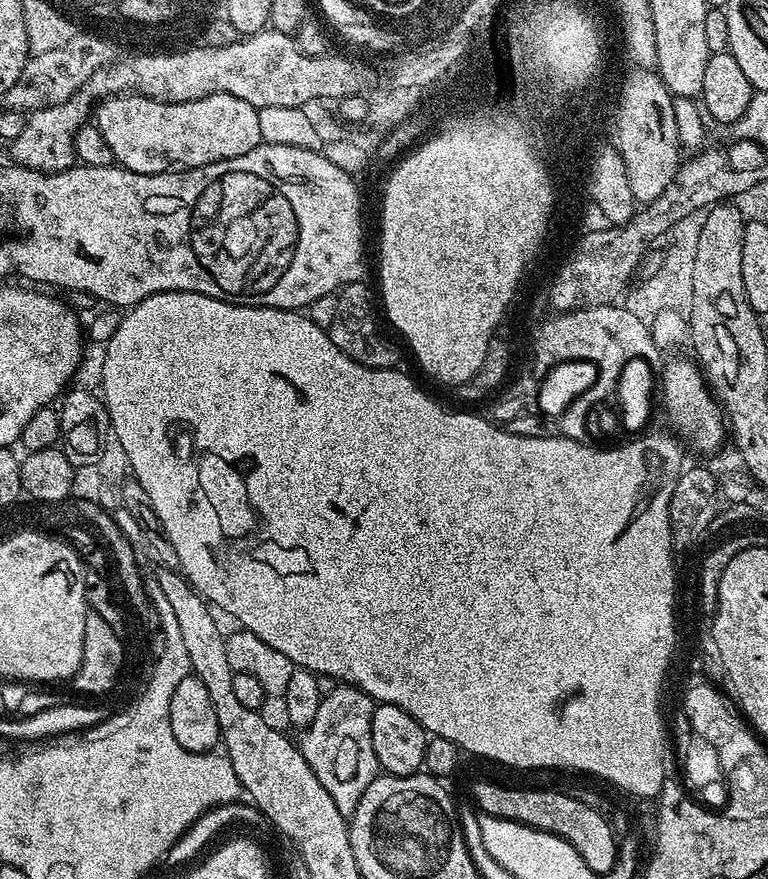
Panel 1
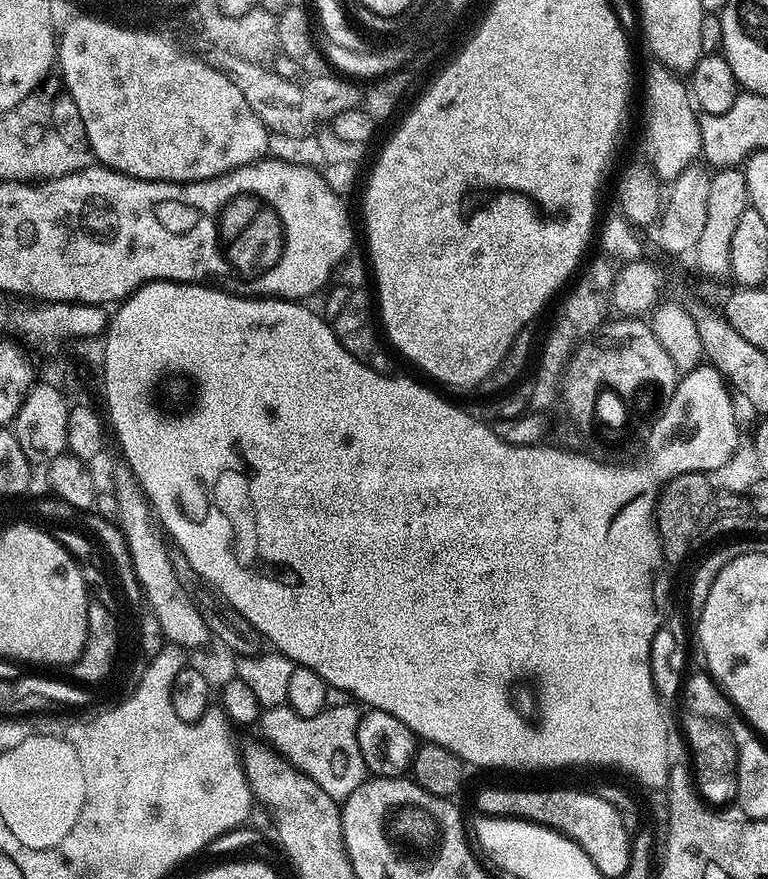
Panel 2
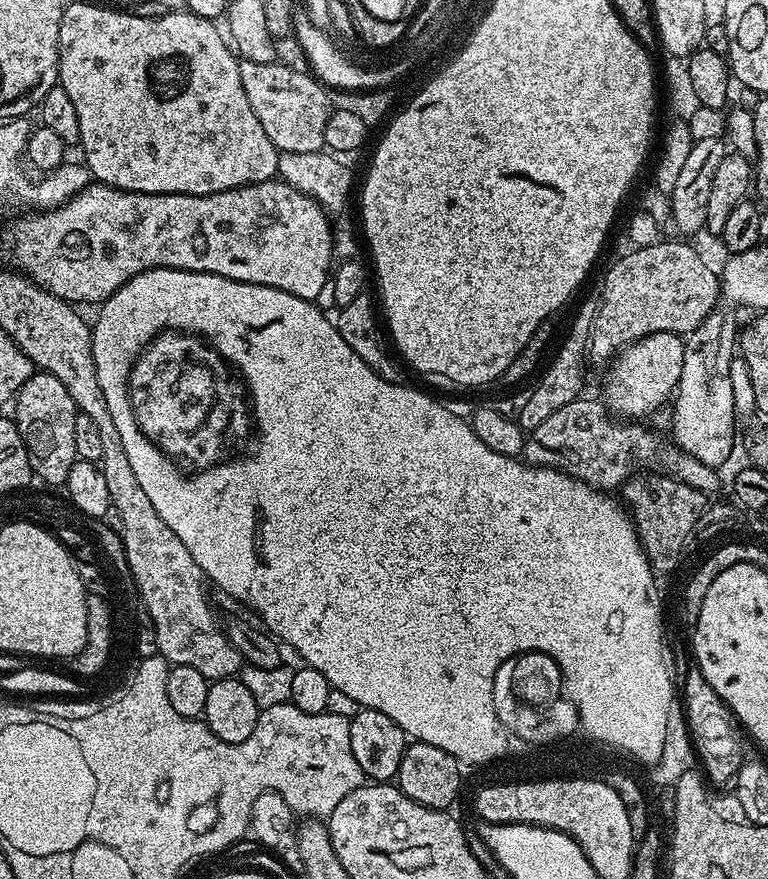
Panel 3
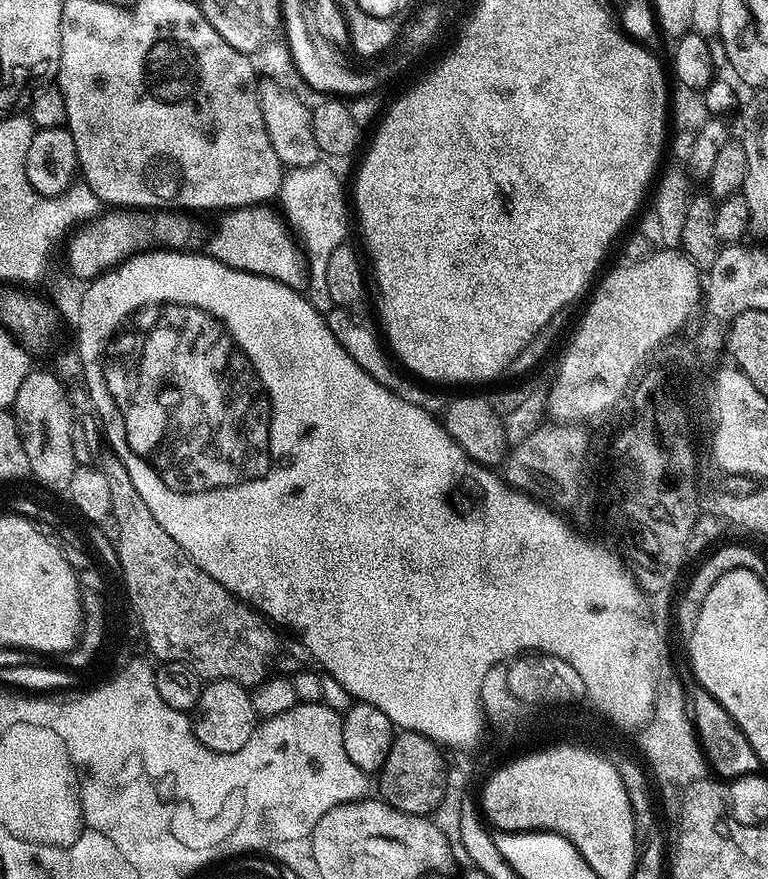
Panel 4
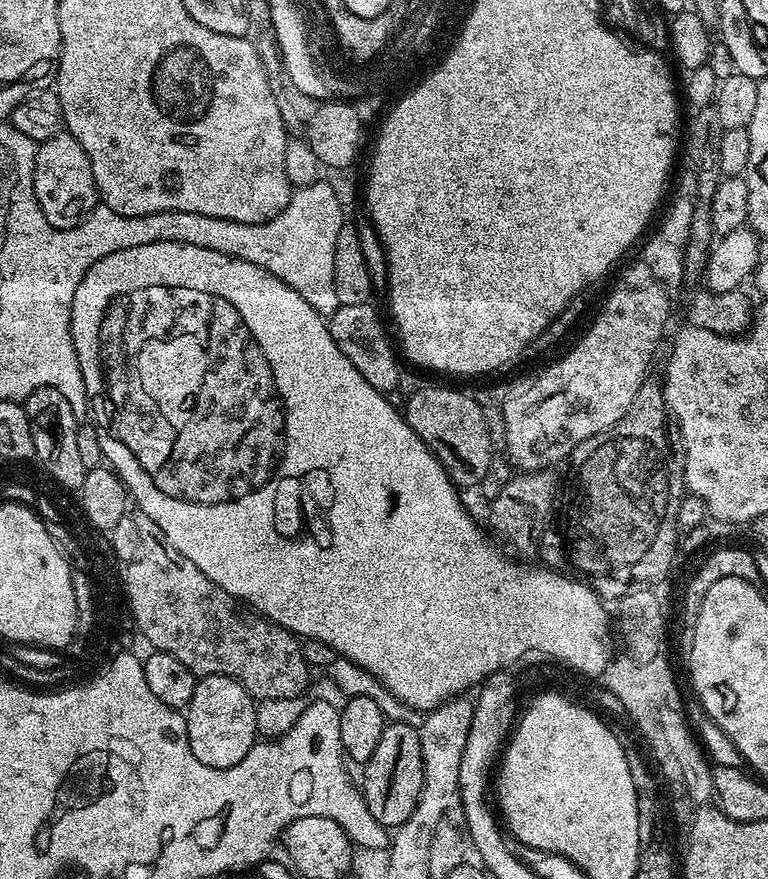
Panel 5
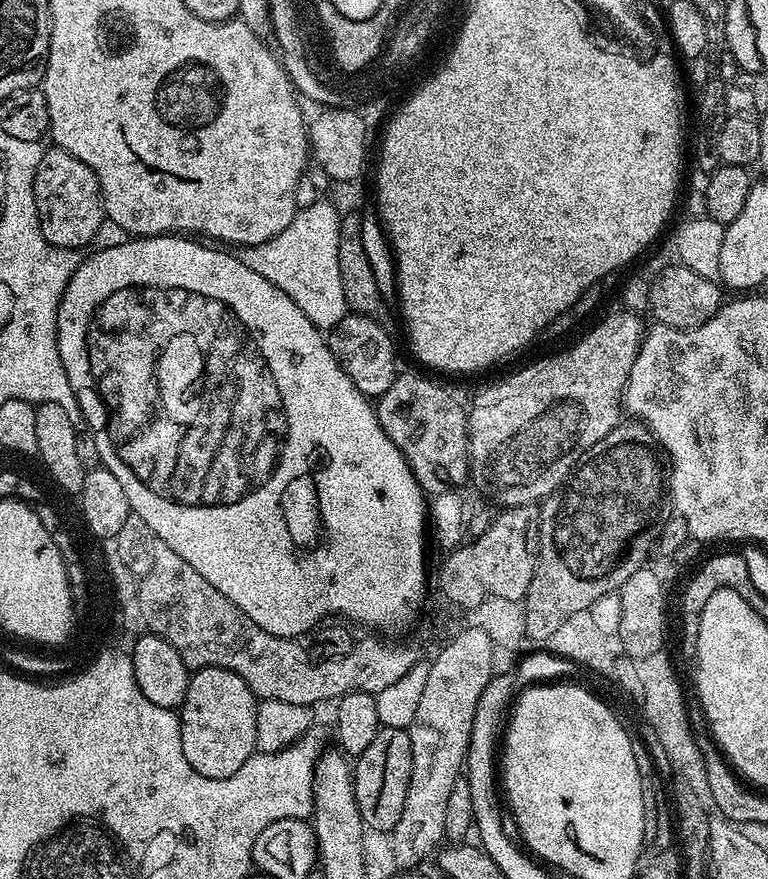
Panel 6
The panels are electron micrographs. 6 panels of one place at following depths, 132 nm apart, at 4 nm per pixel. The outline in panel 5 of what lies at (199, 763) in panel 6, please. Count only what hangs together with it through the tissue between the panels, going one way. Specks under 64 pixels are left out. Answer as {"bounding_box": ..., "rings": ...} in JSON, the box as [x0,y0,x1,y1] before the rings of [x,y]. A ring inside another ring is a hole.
{"bounding_box":[186,676,258,768],"rings":[[[225,676],[199,677],[194,686],[194,698],[190,698],[186,709],[190,750],[194,750],[194,758],[198,758],[198,762],[211,768],[229,768],[242,762],[242,758],[246,758],[246,754],[258,740],[256,705],[257,701],[241,684],[234,682],[234,678],[226,678]]]}

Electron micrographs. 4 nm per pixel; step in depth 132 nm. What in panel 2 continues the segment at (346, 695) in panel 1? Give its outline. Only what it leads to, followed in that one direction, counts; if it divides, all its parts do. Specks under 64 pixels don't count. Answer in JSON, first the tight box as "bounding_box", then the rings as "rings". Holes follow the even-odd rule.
{"bounding_box":[262,703,366,802],"rings":[[[355,703],[348,705],[325,707],[324,711],[313,716],[300,716],[293,708],[281,706],[266,708],[262,712],[262,725],[267,743],[271,744],[281,756],[288,759],[300,772],[305,772],[311,780],[318,782],[326,794],[330,794],[338,802],[347,796],[366,779],[366,769],[362,762],[362,750],[358,750],[358,722],[362,715],[361,709]]]}

